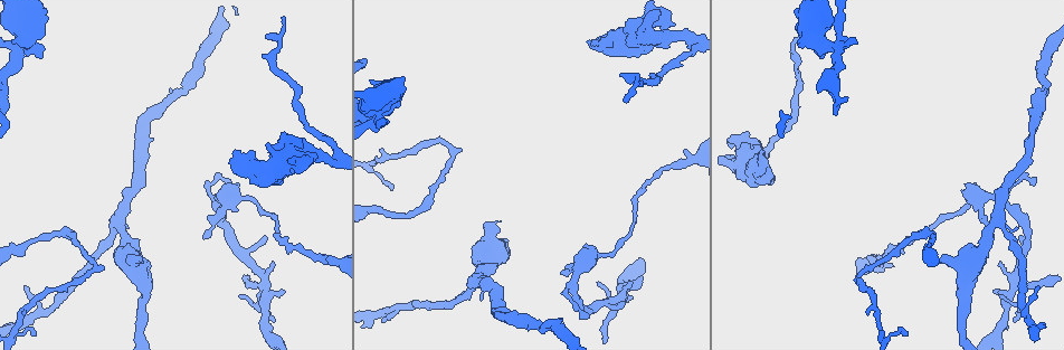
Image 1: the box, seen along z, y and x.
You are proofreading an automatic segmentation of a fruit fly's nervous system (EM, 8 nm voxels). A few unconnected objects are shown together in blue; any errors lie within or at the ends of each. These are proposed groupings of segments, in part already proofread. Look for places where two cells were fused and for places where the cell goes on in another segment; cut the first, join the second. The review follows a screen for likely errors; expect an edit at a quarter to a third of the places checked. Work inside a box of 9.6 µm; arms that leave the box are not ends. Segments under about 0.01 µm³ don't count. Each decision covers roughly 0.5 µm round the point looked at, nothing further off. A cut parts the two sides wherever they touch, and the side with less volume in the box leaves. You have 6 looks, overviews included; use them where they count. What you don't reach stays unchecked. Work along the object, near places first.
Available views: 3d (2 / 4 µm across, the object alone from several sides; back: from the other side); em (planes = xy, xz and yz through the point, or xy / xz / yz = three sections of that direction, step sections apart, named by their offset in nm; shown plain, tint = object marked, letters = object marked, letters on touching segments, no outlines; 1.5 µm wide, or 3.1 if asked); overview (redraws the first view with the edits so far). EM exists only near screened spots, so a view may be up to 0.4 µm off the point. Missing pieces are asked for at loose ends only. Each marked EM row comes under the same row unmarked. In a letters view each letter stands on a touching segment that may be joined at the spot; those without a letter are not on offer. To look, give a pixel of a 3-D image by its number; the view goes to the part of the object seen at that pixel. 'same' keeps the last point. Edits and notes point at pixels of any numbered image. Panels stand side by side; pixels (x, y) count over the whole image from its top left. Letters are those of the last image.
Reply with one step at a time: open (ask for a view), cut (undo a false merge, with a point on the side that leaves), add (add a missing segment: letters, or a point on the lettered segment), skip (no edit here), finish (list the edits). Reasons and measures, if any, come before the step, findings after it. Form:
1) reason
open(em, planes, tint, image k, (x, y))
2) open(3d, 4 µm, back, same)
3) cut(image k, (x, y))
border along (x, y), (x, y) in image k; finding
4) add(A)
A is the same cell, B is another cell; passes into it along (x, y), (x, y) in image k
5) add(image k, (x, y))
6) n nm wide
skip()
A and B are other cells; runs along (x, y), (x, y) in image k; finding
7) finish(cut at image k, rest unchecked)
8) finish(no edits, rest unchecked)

calibre changes
open(em, planes, tint, image 1, (687, 161))

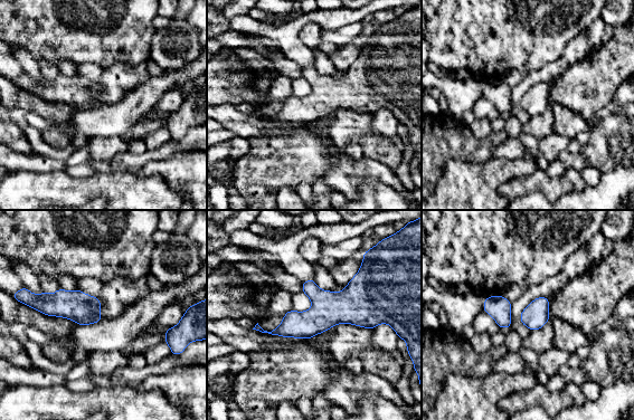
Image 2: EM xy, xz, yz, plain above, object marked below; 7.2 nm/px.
see the neighbours
open(em, planes, letters, same)

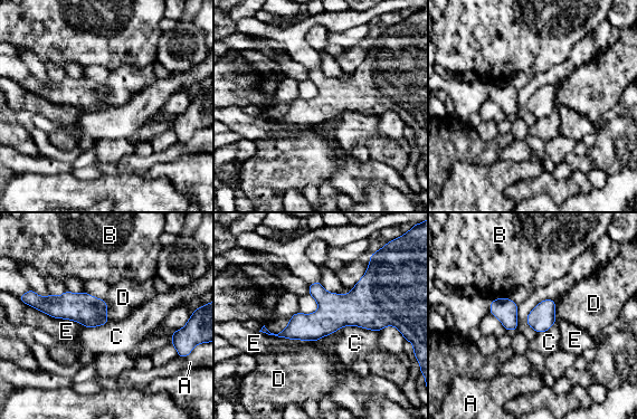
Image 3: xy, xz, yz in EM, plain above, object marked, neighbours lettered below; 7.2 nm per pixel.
180 nm wide
skip()
A, B, C, D and E are other cells; border along (342, 326), (350, 325), (379, 331) in image 3; continuous, no second cell

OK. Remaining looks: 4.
sharp bend
open(3d, 2 µm, back, image 1, (120, 222))

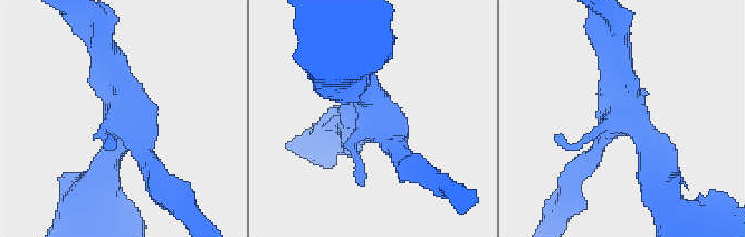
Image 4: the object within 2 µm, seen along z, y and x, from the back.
now the EM
open(em, planes, tint, image 4, (124, 117))

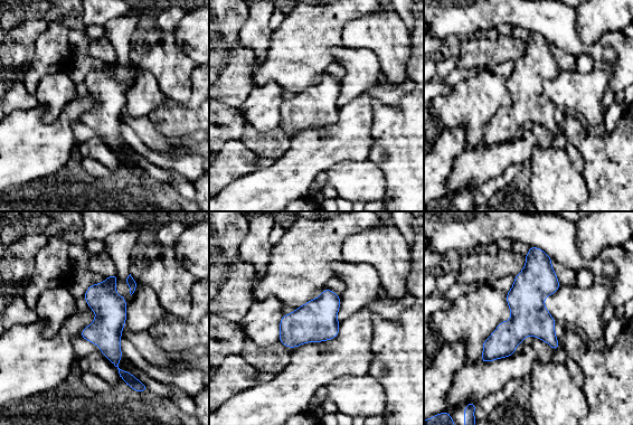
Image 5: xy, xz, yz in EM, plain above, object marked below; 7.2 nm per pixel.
open(em, planes, letters, same)

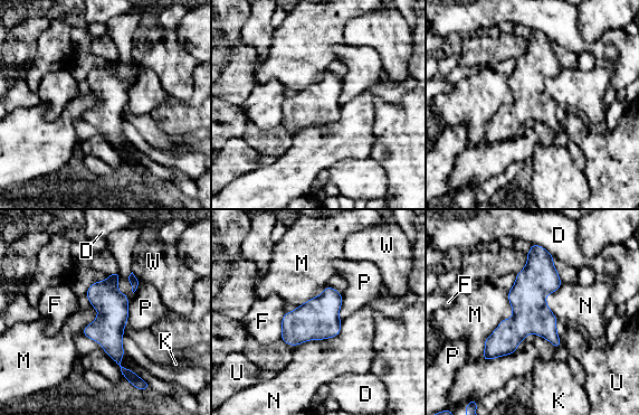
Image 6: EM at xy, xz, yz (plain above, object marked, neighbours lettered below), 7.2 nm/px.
skip()
D, F, K, M, N, P, U and W are other cells; runs along (539, 250), (528, 314), (486, 357) in image 6; all the same cell

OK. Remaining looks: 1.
finish(no edits, rest unchecked)

